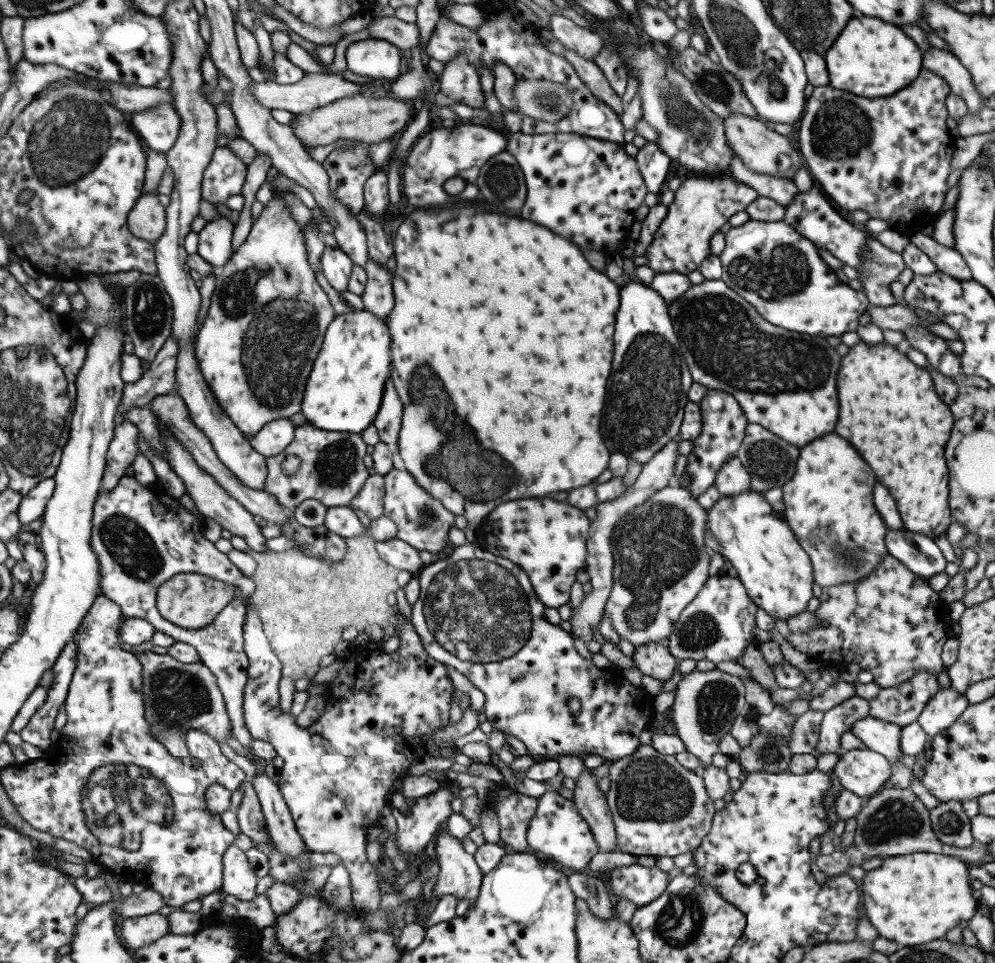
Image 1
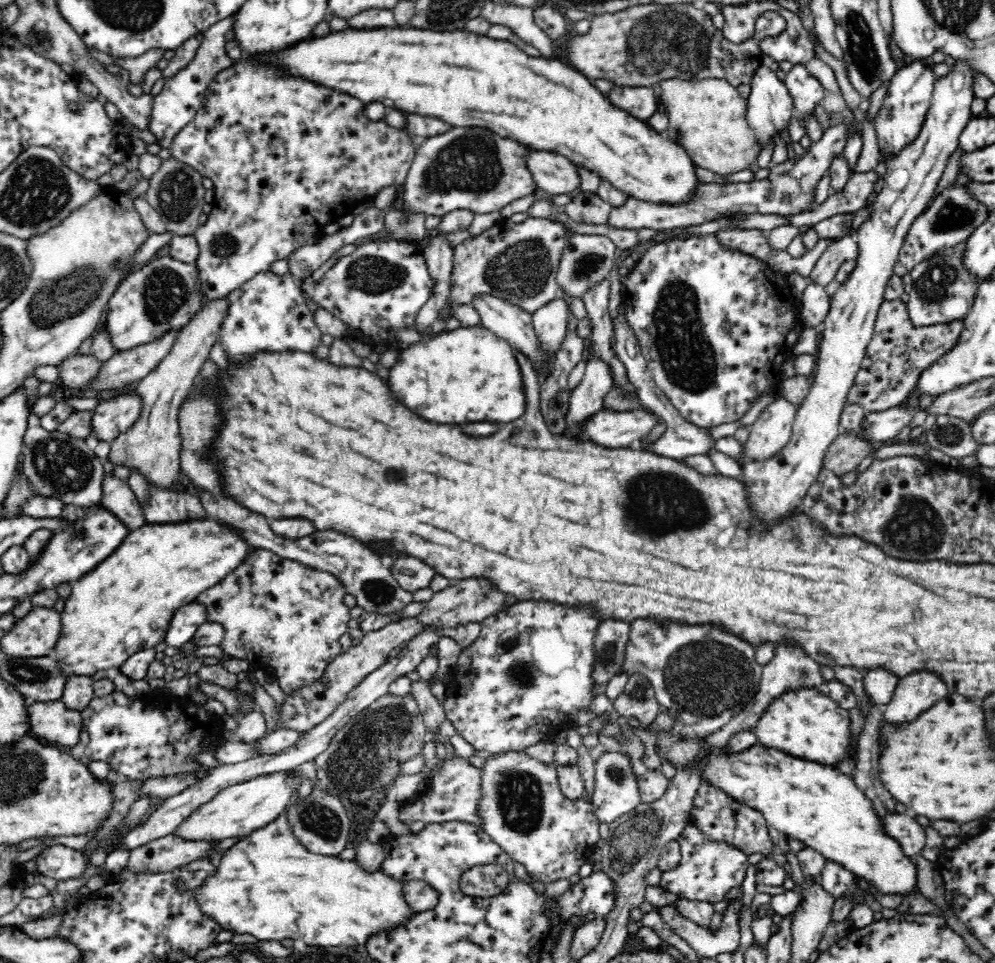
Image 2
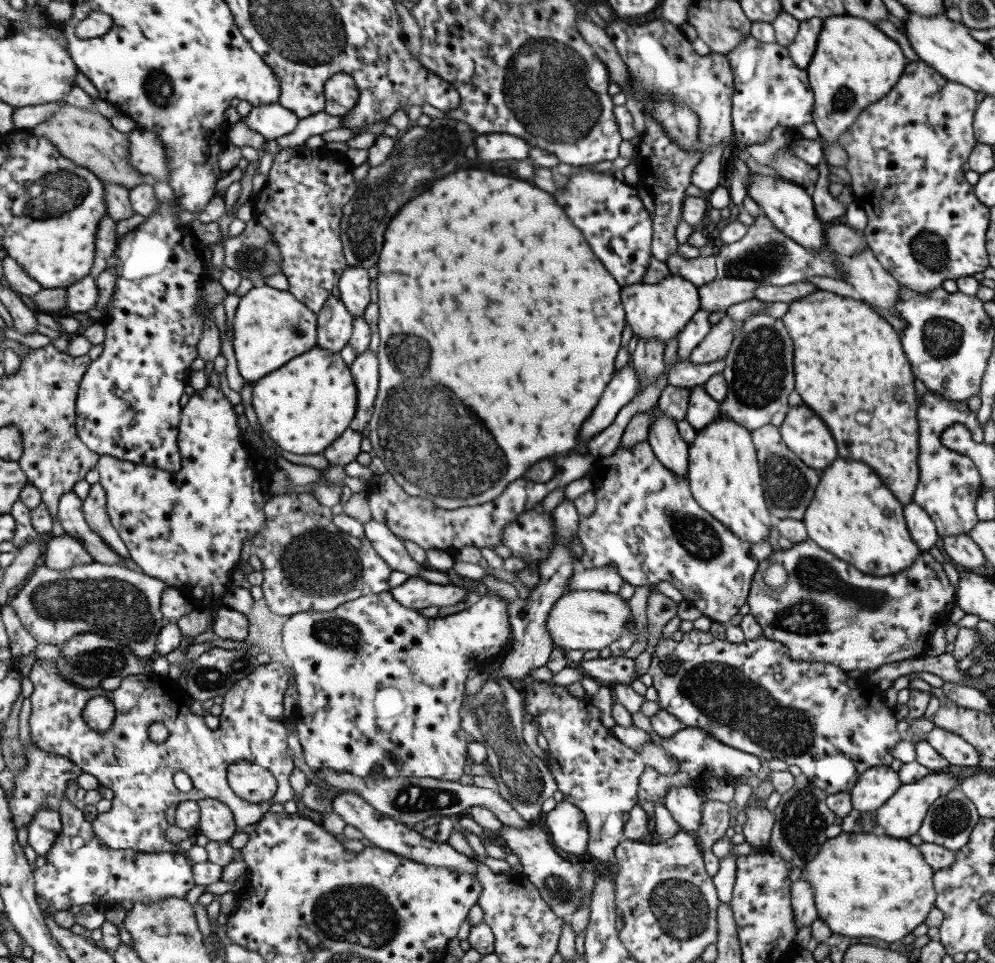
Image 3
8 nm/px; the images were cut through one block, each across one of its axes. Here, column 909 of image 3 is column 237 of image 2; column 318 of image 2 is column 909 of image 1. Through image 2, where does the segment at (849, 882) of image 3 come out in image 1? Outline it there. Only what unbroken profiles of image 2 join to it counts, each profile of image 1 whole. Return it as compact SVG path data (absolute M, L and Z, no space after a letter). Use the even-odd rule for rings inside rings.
M917 852L898 856L884 857L880 867L865 874L862 883L862 900L866 916L880 932L880 936L898 942L902 946L916 946L927 942L944 939L946 932L956 928L962 920L970 920L979 907L979 900L972 895L972 888L977 884L968 871L970 866L959 858L940 853Z

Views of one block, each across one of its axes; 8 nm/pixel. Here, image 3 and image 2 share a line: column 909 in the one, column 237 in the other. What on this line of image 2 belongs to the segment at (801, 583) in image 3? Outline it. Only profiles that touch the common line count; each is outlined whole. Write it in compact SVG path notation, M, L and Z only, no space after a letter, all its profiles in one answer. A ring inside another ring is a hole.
M254 549L236 570L222 582L201 592L196 600L205 604L208 622L224 628L220 648L229 658L249 662L253 670L262 669L277 678L284 693L290 694L314 683L326 671L326 666L343 653L340 637L349 632L350 609L344 605L347 592L334 574L314 569L296 560L282 558L271 550Z

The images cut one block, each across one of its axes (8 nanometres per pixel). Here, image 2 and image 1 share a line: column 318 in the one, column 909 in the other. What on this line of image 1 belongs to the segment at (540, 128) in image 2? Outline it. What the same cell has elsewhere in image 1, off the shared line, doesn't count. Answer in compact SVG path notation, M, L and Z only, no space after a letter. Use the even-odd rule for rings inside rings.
M854 18L846 24L838 40L826 52L830 86L864 98L890 96L916 80L923 69L922 52L900 28L880 18Z

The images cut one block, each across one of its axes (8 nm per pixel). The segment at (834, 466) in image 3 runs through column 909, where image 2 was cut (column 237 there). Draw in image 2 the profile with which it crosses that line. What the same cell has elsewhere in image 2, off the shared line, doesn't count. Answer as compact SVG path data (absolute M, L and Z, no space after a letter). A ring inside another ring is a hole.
M208 516L175 523L149 523L129 531L124 542L104 562L71 583L70 596L65 599L64 609L60 612L60 638L54 646L59 670L67 678L72 675L92 678L102 670L116 672L131 654L152 649L162 642L174 613L181 606L194 602L207 588L222 582L254 549L236 529Z

